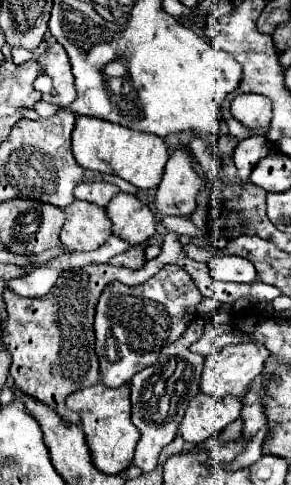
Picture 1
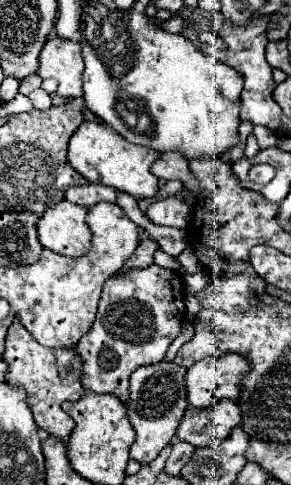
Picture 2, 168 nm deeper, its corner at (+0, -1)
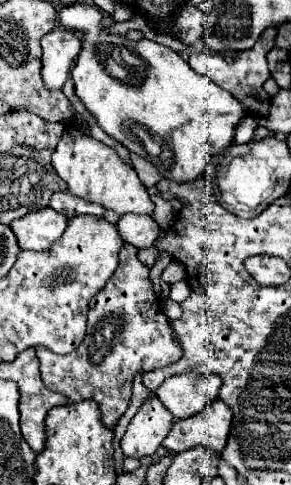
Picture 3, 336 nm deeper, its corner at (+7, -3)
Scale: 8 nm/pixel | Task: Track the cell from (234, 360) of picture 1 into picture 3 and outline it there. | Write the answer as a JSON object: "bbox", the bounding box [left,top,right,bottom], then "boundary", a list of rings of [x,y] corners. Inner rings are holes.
{"bbox":[157,372,223,418],"boundary":[[[183,372],[165,380],[165,384],[157,388],[157,396],[175,418],[187,418],[215,400],[221,384],[223,380],[219,374]]]}

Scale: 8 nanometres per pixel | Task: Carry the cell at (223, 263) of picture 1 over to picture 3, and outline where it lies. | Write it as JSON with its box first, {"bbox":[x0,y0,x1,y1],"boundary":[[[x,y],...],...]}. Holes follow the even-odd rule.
{"bbox":[169,280,189,302],"boundary":[[[185,280],[175,282],[175,284],[171,286],[171,294],[169,294],[171,300],[175,300],[175,302],[183,302],[187,296],[189,296],[189,284],[187,284]]]}

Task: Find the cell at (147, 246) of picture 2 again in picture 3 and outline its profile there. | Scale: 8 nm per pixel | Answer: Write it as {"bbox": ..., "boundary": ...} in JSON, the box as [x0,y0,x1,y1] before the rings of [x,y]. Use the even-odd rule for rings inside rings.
{"bbox":[137,246,159,268],"boundary":[[[151,246],[151,248],[139,248],[139,250],[137,250],[137,258],[139,258],[145,266],[149,266],[149,268],[153,266],[157,254],[159,254],[159,250],[157,250],[155,246]]]}

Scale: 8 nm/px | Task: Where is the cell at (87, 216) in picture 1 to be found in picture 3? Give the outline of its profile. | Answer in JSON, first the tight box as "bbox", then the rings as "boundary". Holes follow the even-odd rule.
{"bbox":[11,206,69,252],"boundary":[[[47,206],[41,210],[29,212],[19,220],[13,220],[11,228],[23,250],[45,252],[51,248],[51,244],[57,238],[63,236],[67,222],[69,218],[65,218],[61,212]]]}

